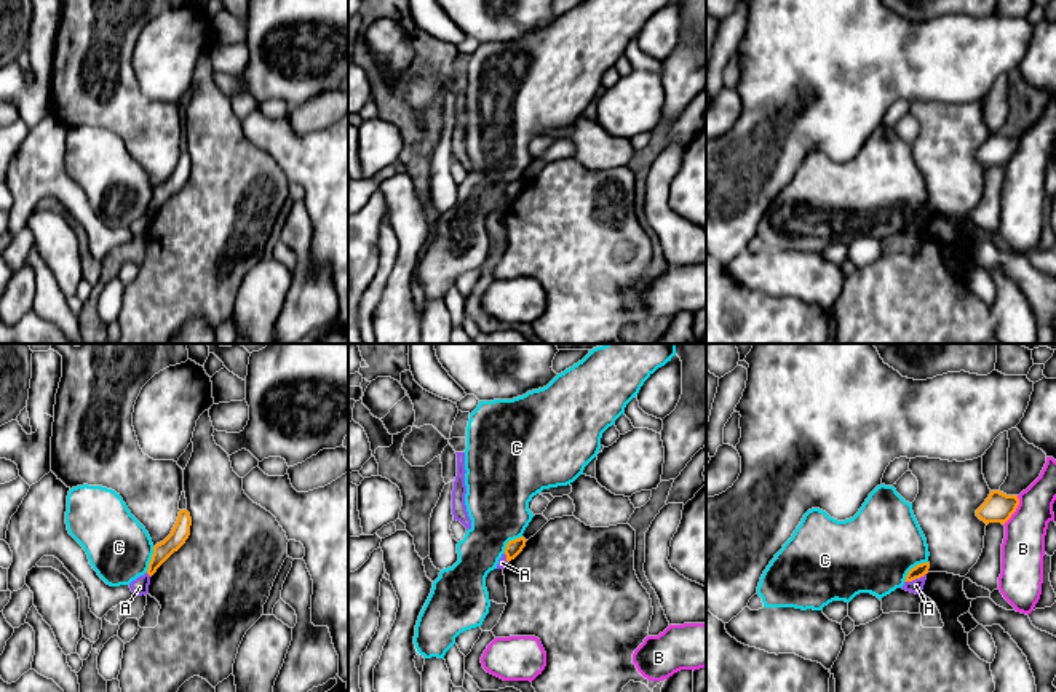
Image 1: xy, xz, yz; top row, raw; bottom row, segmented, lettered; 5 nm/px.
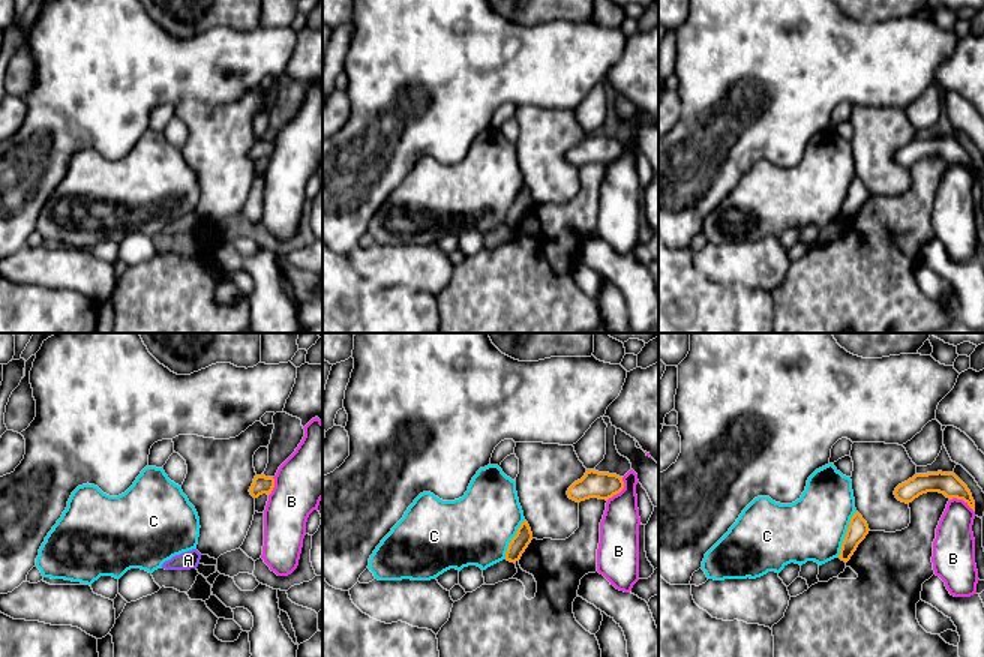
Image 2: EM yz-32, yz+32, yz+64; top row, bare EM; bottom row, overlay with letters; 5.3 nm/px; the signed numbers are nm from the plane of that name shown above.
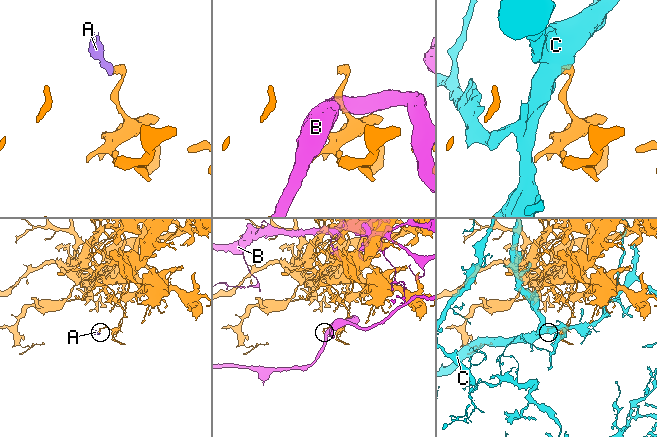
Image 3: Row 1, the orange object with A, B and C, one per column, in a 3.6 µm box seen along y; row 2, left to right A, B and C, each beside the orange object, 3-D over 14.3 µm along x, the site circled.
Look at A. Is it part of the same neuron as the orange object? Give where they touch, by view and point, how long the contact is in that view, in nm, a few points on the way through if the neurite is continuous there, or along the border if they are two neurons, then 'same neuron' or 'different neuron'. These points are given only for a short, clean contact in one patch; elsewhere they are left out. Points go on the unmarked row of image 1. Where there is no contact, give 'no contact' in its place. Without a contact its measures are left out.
meets orange in yz at (914, 221); contact 120 nm long; border along yz (925, 214), (905, 224); different neuron

